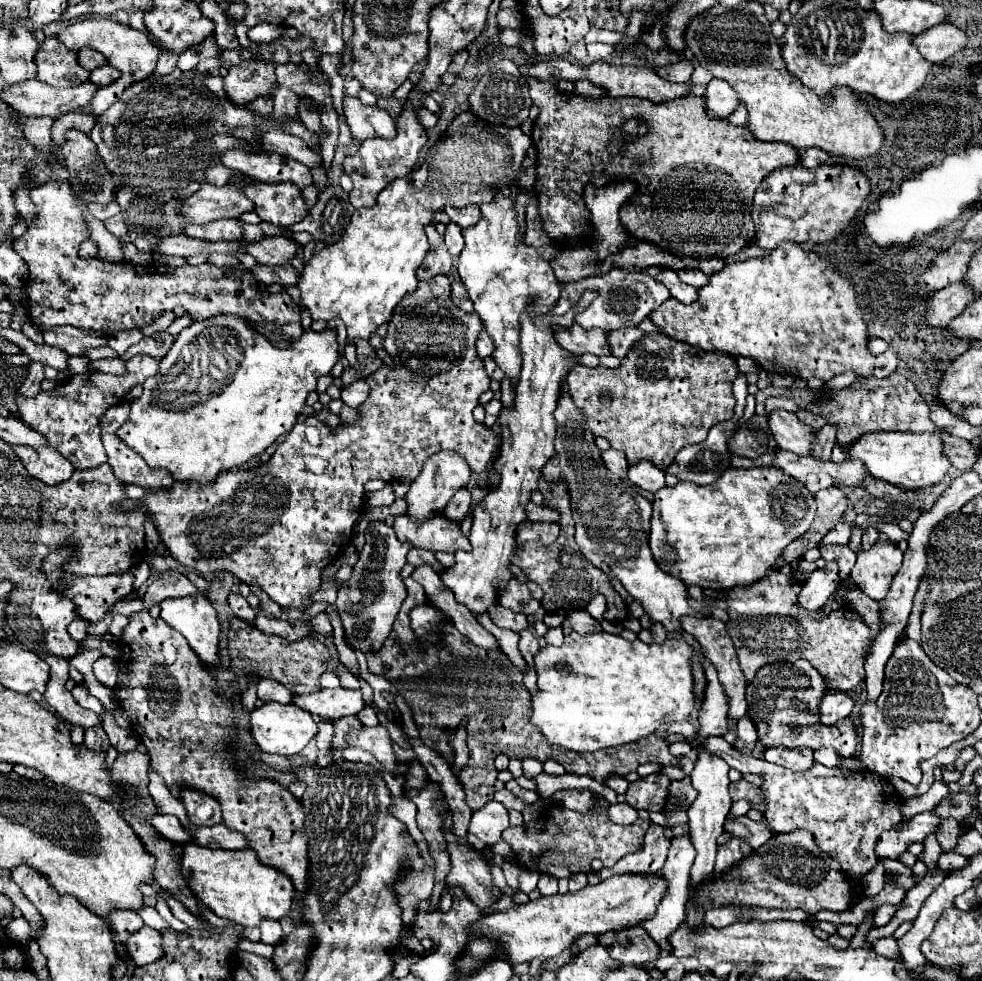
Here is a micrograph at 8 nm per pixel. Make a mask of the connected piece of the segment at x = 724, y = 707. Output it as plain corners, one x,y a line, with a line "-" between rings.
708,658
700,660
706,676
706,690
704,690
704,702
698,712
700,730
698,736
702,740
710,736
726,736
728,732
728,696
718,680
716,668

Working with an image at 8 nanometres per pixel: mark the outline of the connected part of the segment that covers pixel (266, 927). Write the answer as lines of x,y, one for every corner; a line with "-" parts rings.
264,920
260,924
260,932
262,932
262,942
270,946
274,946
282,938
282,928
278,920

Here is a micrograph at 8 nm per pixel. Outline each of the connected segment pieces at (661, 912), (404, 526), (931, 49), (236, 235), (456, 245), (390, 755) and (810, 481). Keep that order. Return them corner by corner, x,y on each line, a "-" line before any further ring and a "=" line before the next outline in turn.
674,836
672,838
672,846
666,858
666,864
662,868
662,876
666,878
668,884
668,892
664,894
664,900
660,902
660,908
656,910
656,916
646,924
646,932
660,946
660,956
668,956
668,944
664,944
664,940
668,940
668,932
672,932
672,928
676,928
676,924
680,924
680,920
684,920
686,916
686,908
684,904
688,902
688,884
690,884
690,868
694,864
694,856
696,850
692,846
690,836
=
402,514
394,520
394,532
400,542
408,542
414,548
430,550
430,552
458,552
470,550
470,540
462,536
460,524
444,520
442,514
426,522
416,522
410,516
=
936,24
922,34
912,36
912,44
920,50
920,54
934,64
944,62
946,58
960,52
966,44
966,34
952,24
=
228,218
228,220
216,220
212,224
204,224
204,226
186,224
184,234
192,238
208,240
208,242
234,242
234,240
240,240
242,228
240,228
240,220
=
450,222
446,226
446,234
444,234
444,240
446,240
446,246
450,250
450,254
454,258
460,256
462,248
464,248
464,238
462,238
462,232
460,232
460,226
456,226
454,222
=
382,724
374,726
374,728
362,726
360,732
352,732
352,736
348,736
348,744
352,748
360,748
360,750
372,754
388,772
392,772
398,764
396,754
392,750
390,734
=
780,450
774,466
782,468
796,480
800,480
812,494
822,488
854,488
866,476
860,468
860,460
846,460
844,464
820,462
812,456
798,456
794,452

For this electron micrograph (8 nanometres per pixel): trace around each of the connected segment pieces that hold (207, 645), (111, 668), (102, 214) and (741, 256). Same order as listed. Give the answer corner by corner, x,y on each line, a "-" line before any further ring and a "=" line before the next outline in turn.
198,592
192,596
184,598
166,598
160,602
160,618
178,630
190,644
190,648
198,654
198,658
206,664
216,664
218,662
218,636
220,636
220,622
216,618
216,610
208,602
206,594
=
100,656
100,658
94,662
94,674
96,674
96,678
98,678
106,688
114,688
114,686
116,686
116,674
118,674
118,662
116,662
116,658
=
110,202
110,204
104,204
104,206
102,204
88,204
88,212
90,212
92,218
104,222
104,220
116,216
120,212
120,206
118,206
118,202
=
750,244
748,248
744,248
742,252
738,252
736,256
730,256
730,258
726,258
726,262
738,262
738,260
748,260
748,258
756,258
756,256
764,256
766,254
766,250
762,250
762,248
758,248
756,244

